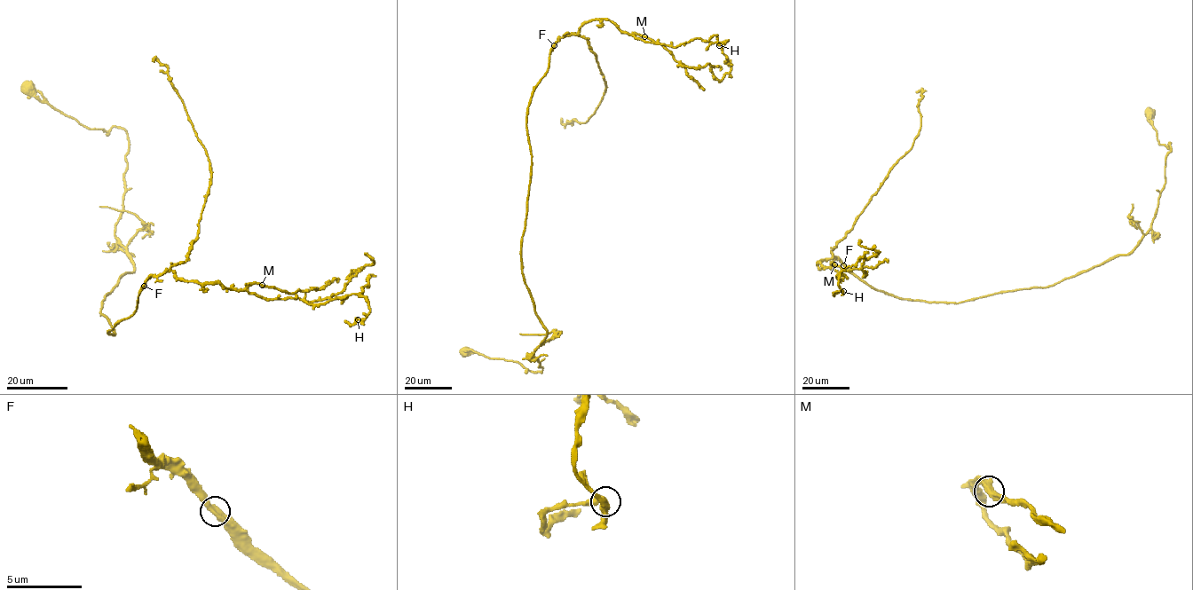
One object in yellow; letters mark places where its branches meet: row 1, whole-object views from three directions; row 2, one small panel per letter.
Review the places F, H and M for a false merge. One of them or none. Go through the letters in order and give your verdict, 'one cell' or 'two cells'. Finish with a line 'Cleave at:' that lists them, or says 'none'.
F: one cell
H: one cell
M: one cell
Cleave at: none

